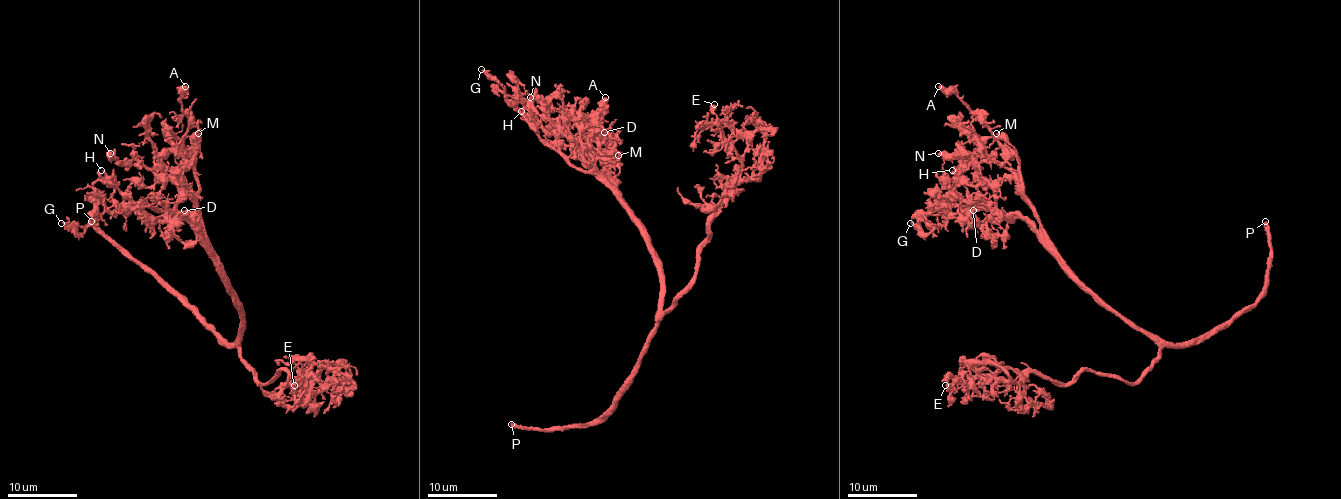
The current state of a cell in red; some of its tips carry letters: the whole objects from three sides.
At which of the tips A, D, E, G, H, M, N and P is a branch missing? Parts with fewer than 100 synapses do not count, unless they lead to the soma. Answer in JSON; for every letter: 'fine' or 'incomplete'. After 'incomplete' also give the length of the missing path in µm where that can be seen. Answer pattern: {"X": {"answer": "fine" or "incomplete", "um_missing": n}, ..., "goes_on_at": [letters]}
{"A": {"answer": "fine"}, "D": {"answer": "fine"}, "E": {"answer": "fine"}, "G": {"answer": "fine"}, "H": {"answer": "fine"}, "M": {"answer": "fine"}, "N": {"answer": "fine"}, "P": {"answer": "incomplete", "um_missing": 130}, "goes_on_at": ["P"]}

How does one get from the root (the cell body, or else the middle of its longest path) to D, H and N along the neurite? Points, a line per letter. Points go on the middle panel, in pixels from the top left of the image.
D: (660, 288), (660, 260), (656, 251), (630, 207), (604, 181), (588, 149), (588, 139), (598, 130), (604, 132)
H: (660, 288), (658, 254), (630, 207), (563, 132), (535, 113), (521, 111)
N: (660, 288), (660, 260), (639, 223), (614, 188), (579, 151), (576, 141), (542, 127), (530, 97)

